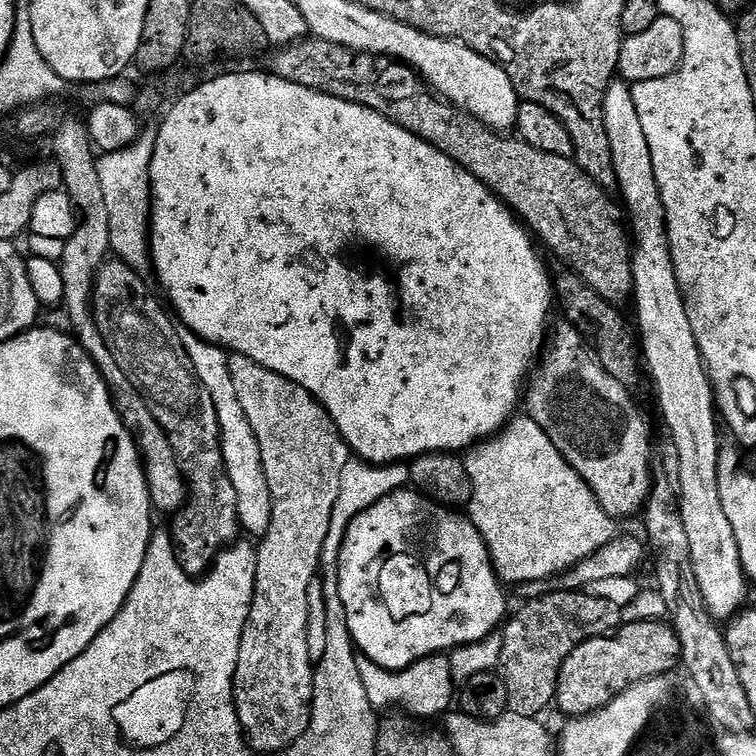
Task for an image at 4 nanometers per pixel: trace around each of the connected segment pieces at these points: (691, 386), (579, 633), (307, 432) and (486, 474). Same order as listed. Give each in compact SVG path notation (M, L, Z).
M616 78L604 91L604 121L606 138L610 138L610 158L614 166L615 187L620 187L620 196L624 199L624 208L628 211L628 220L632 223L630 240L634 247L632 254L632 294L636 304L636 324L640 327L638 340L642 345L642 356L646 368L652 371L656 379L656 396L660 399L660 412L664 415L664 424L668 427L670 442L678 448L679 473L681 475L680 513L690 538L690 554L694 562L694 578L702 586L702 598L717 621L727 622L745 607L744 599L748 596L749 581L740 564L738 544L734 542L734 530L722 511L722 502L718 494L718 458L722 441L716 434L718 412L714 399L712 381L708 379L708 369L704 366L704 357L700 355L694 330L690 330L688 307L684 304L684 294L676 281L676 271L672 261L672 250L668 247L668 223L664 220L664 207L654 178L654 161L650 159L650 145L642 130L642 118L638 118L638 106L634 106L631 87L625 81Z
M586 590L579 592L549 591L541 600L530 600L516 617L502 628L502 658L498 675L506 686L508 711L519 716L539 717L553 707L562 662L582 642L595 636L611 636L621 627L620 610L606 598L591 596Z
M229 355L228 365L242 414L246 414L250 430L254 430L254 438L258 438L262 470L272 499L270 526L256 548L254 598L246 618L246 630L242 630L236 673L232 679L232 697L249 749L253 753L275 754L301 738L310 724L314 690L314 663L310 658L310 646L306 643L310 588L321 571L322 550L333 527L334 504L338 501L342 470L350 459L350 449L328 417L328 411L302 386L290 382L290 378L282 378L282 374L274 374L274 370L266 370L266 366L258 366L258 362L245 356Z
M527 414L517 415L491 440L477 444L467 453L466 463L468 477L472 479L472 500L466 512L478 534L482 534L496 574L505 585L551 581L617 539L617 521L598 506L598 498L594 498L587 482L562 458L542 426Z

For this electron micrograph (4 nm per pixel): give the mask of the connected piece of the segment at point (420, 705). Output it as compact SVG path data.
M447 655L427 656L425 660L419 660L405 671L395 673L388 672L363 656L358 657L357 664L358 674L366 689L366 698L375 710L398 706L400 708L397 709L411 717L434 718L442 715L451 704L453 707L458 688L453 681L452 667Z

